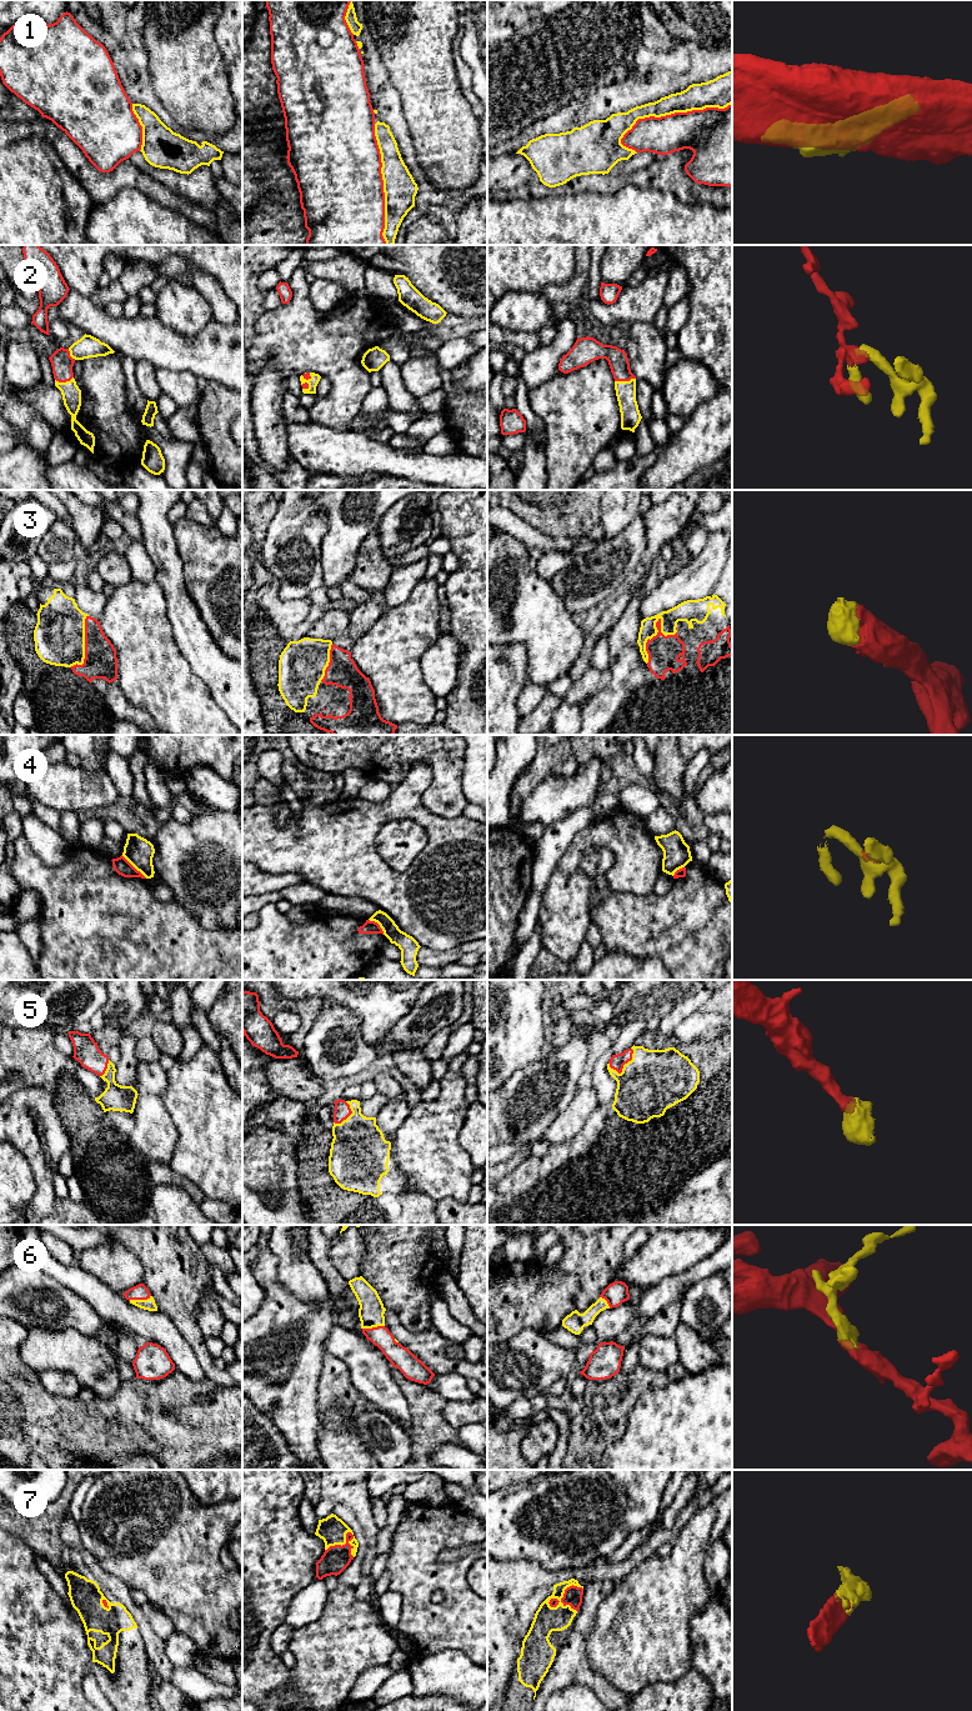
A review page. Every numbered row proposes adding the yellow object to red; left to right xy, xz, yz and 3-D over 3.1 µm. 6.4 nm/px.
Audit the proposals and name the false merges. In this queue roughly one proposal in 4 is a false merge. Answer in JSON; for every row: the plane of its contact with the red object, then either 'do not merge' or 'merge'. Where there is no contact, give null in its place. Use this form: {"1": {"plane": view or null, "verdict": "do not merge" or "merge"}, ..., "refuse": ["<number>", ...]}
{"1": {"plane": "yz", "verdict": "do not merge"}, "2": {"plane": "yz", "verdict": "merge"}, "3": {"plane": "yz", "verdict": "merge"}, "4": {"plane": "xy", "verdict": "do not merge"}, "5": {"plane": "yz", "verdict": "merge"}, "6": {"plane": "xy", "verdict": "merge"}, "7": {"plane": "yz", "verdict": "merge"}, "refuse": ["1", "4"]}

